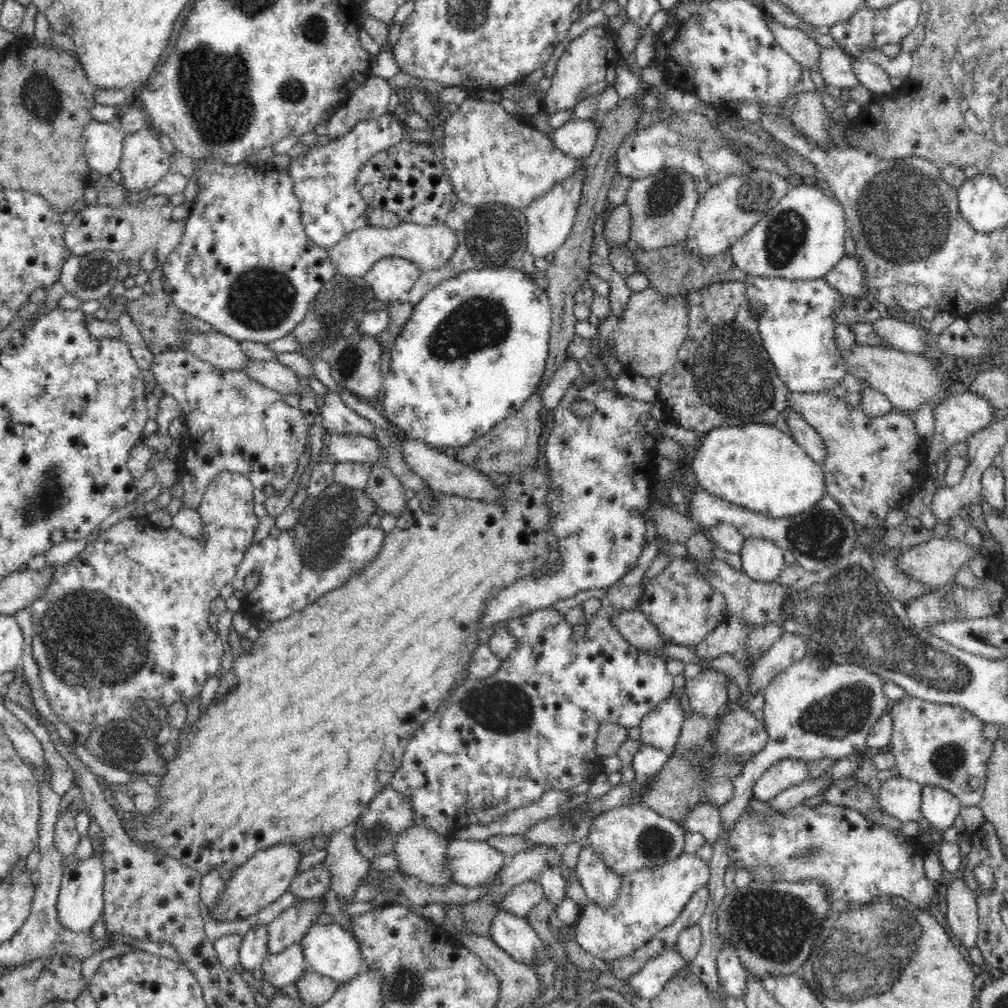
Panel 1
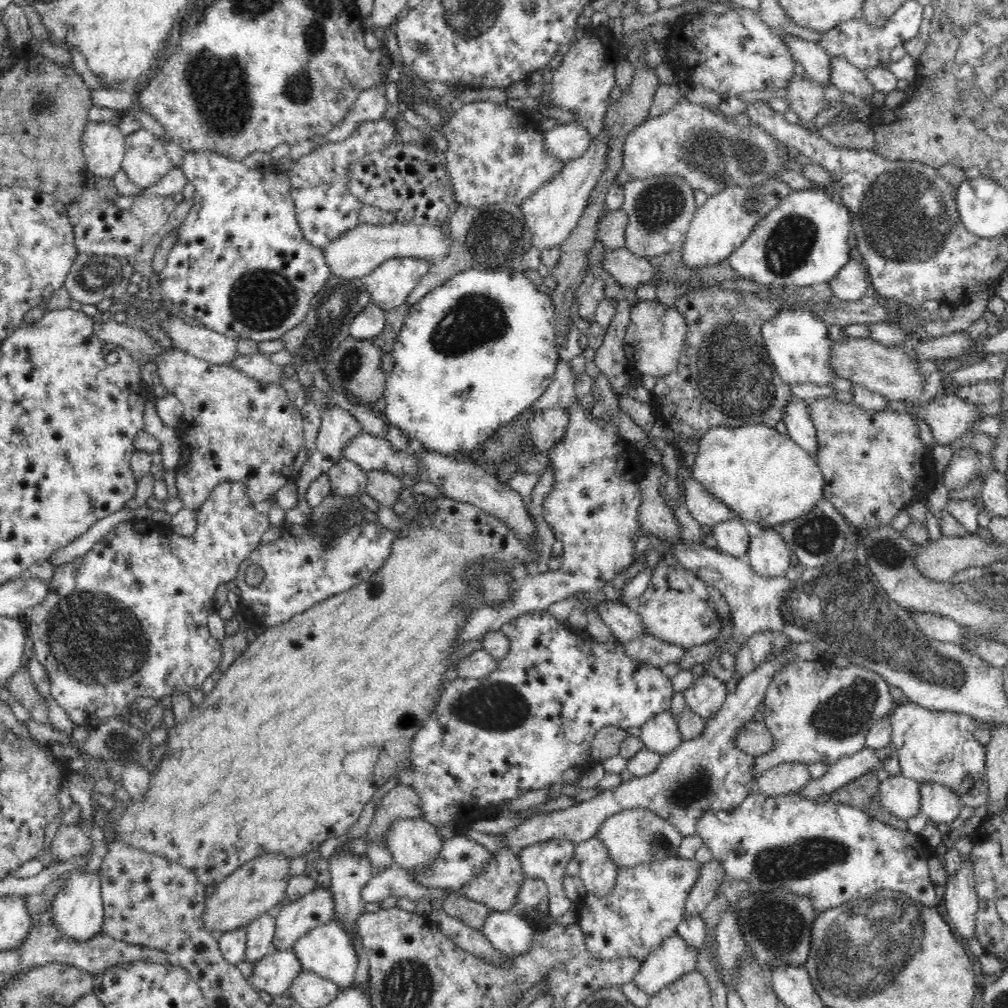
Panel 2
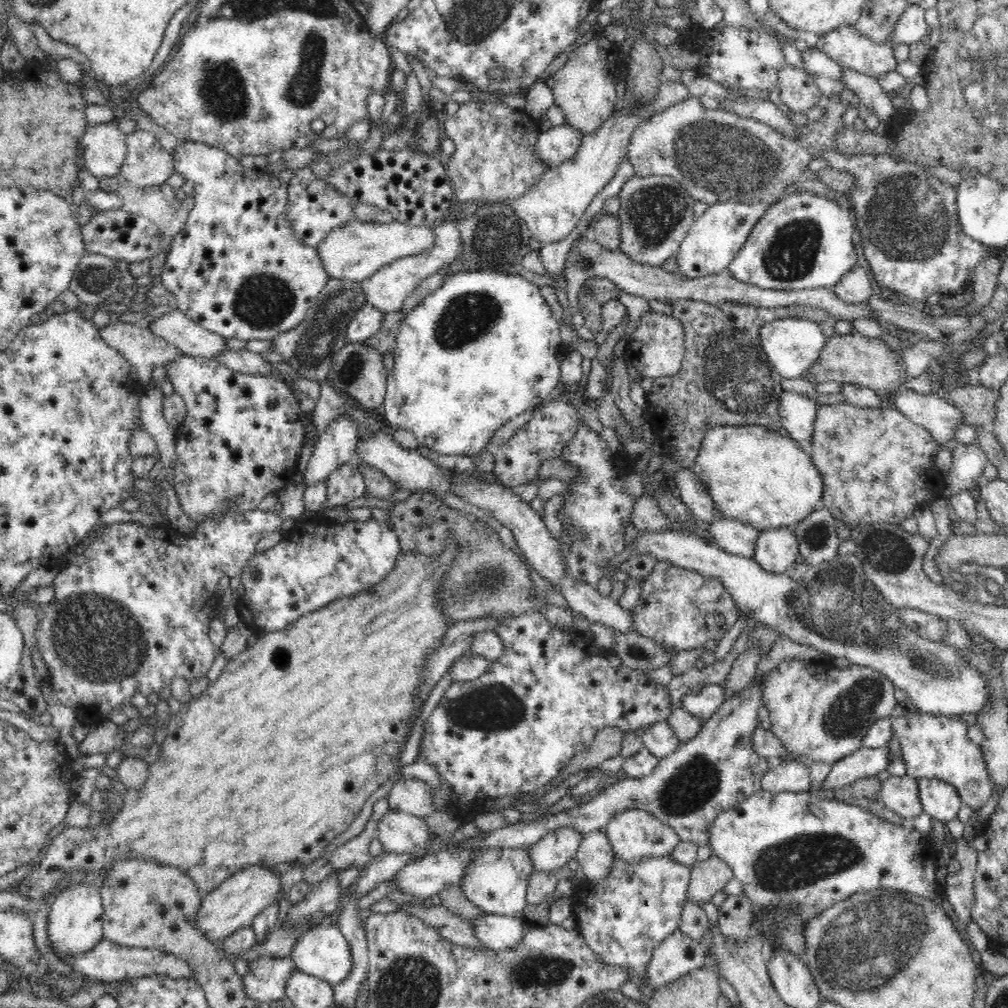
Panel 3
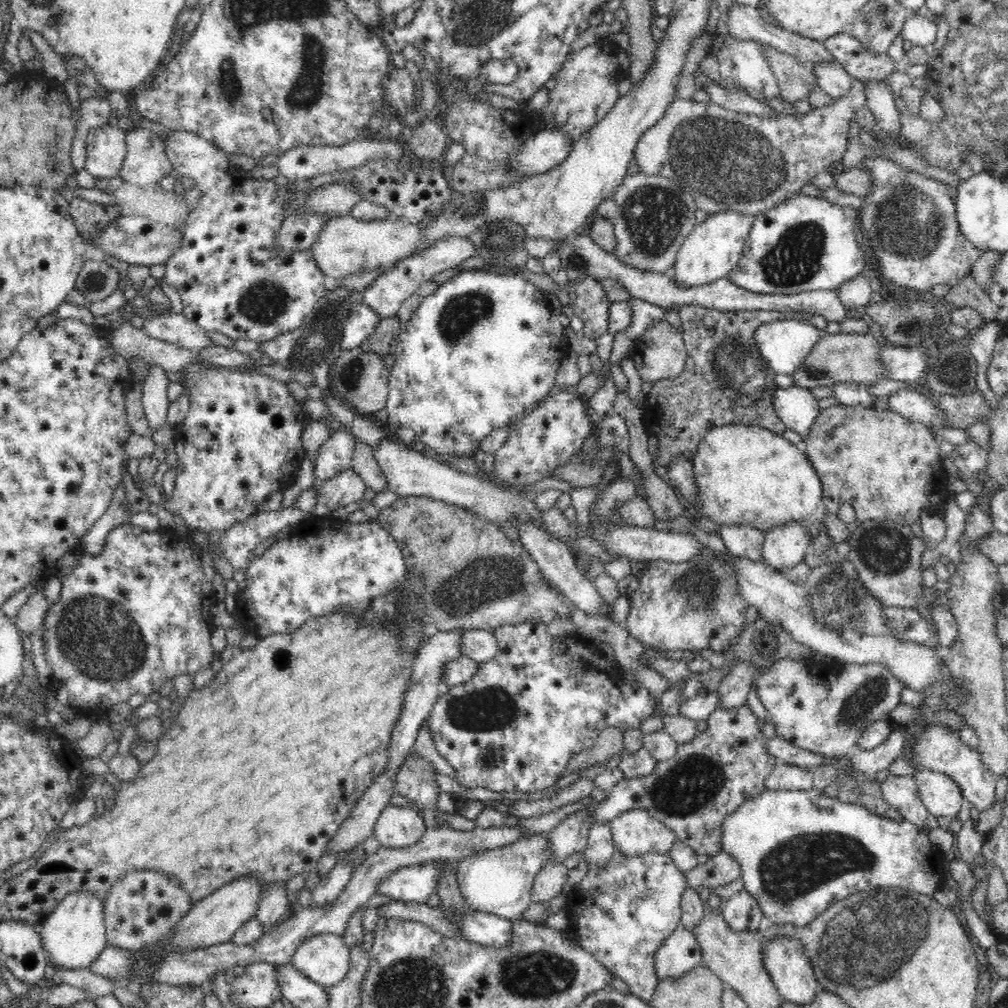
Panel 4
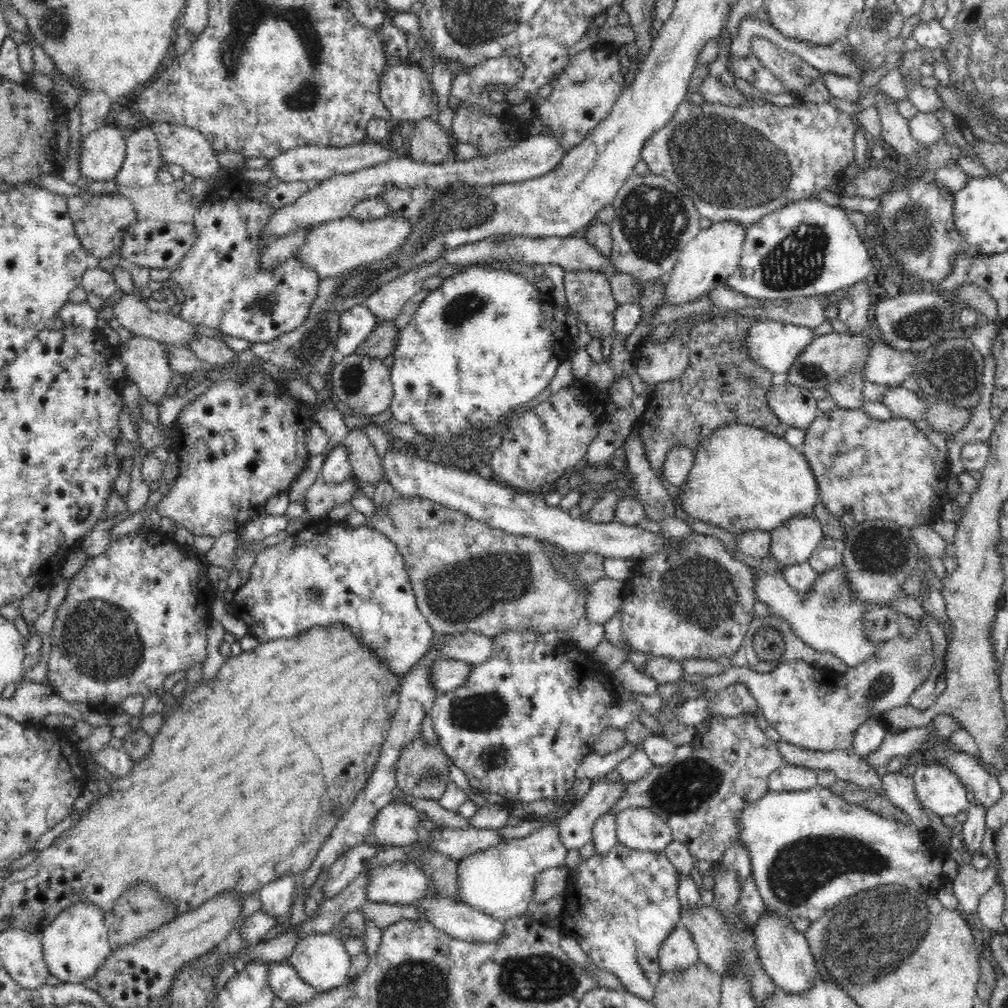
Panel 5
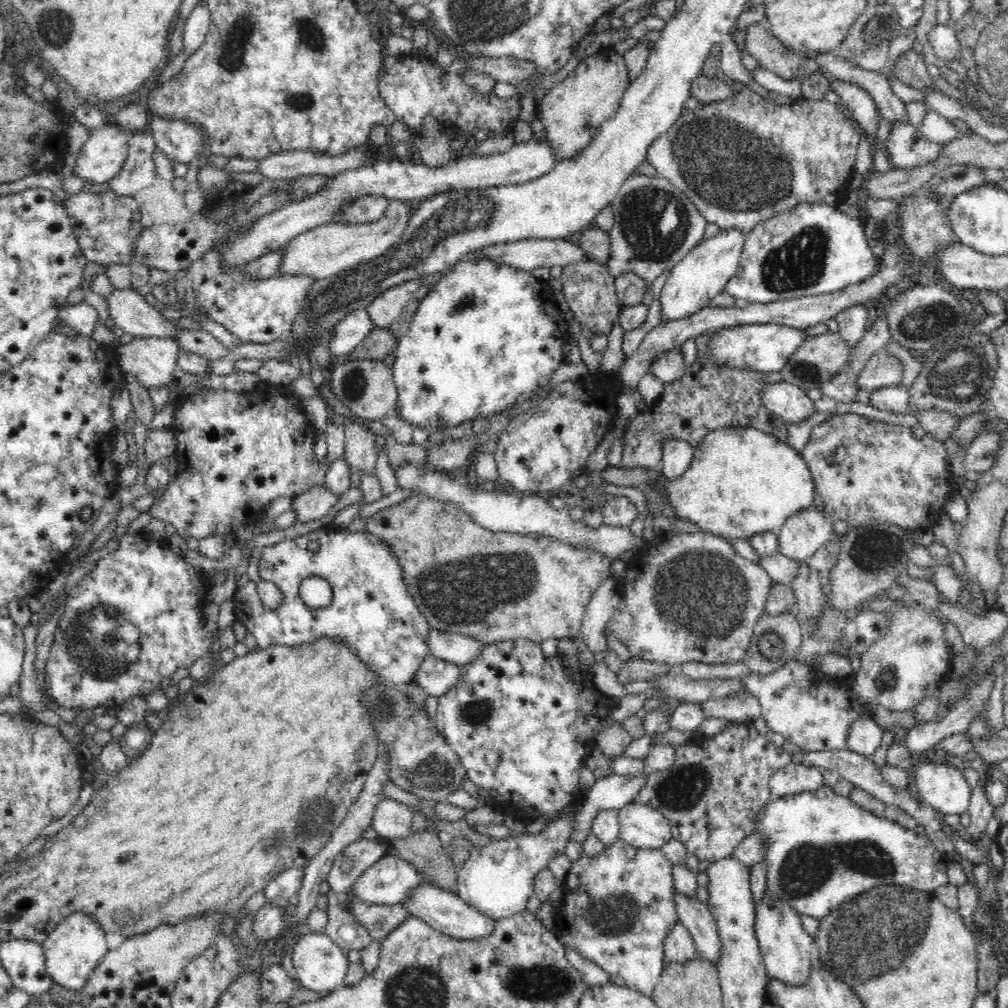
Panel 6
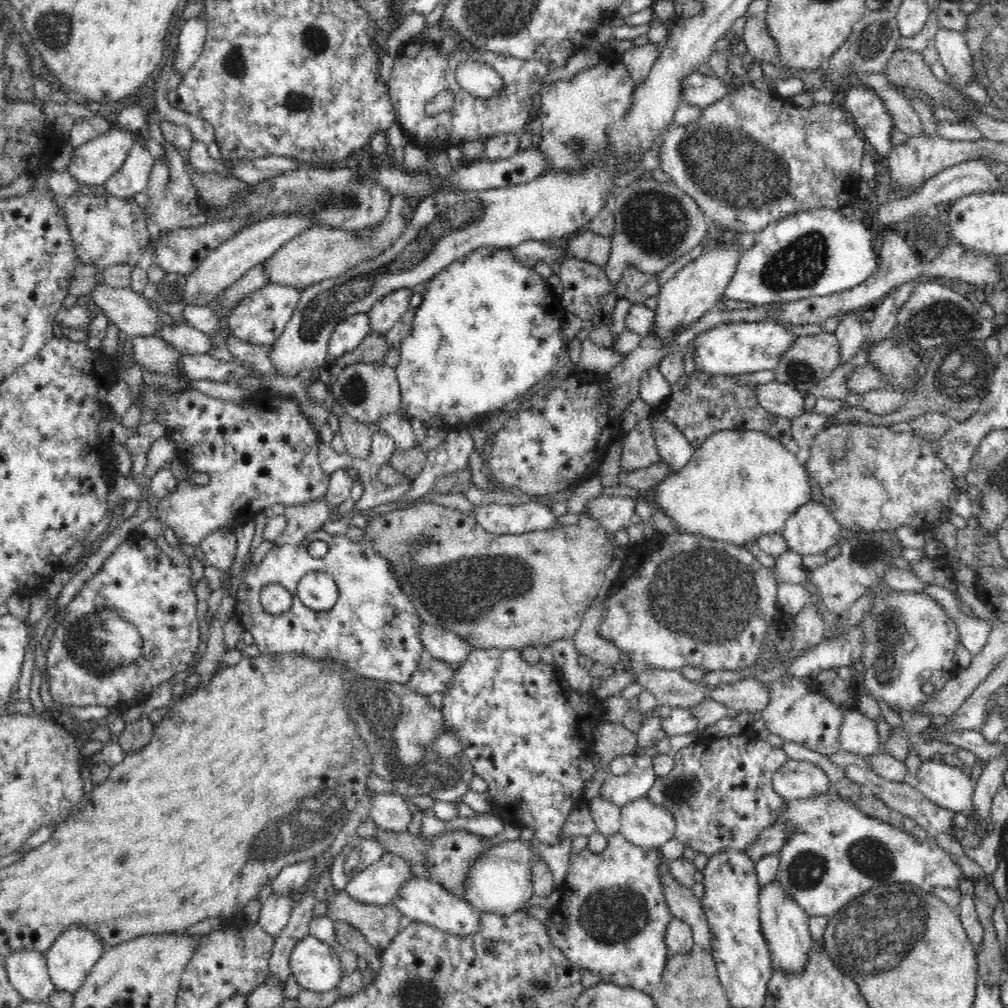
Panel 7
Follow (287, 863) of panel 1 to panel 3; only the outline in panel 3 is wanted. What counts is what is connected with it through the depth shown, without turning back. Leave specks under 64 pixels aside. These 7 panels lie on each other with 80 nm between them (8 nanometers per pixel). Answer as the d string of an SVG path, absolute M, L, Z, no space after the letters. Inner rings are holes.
M260 863L245 866L239 871L202 898L200 910L196 914L196 927L206 939L223 941L236 930L251 926L264 908L280 900L281 874L275 874L270 867Z

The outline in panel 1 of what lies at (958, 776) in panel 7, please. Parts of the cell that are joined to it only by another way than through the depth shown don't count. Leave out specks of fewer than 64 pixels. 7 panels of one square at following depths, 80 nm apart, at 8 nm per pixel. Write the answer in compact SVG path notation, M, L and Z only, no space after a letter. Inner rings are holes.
M931 784L922 788L921 815L934 830L950 828L960 809L960 799L951 792Z

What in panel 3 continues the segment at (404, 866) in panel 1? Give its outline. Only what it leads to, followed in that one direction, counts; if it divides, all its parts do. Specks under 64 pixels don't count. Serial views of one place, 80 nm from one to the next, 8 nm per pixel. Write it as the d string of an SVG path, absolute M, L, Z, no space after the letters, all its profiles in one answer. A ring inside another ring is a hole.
M388 810L378 822L378 839L387 852L422 859L428 852L430 828L424 817Z

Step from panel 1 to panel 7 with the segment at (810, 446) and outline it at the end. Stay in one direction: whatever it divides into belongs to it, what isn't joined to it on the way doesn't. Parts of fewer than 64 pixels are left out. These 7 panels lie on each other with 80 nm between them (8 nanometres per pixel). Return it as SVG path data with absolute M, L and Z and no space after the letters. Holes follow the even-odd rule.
M774 380L756 385L754 393L764 410L773 415L783 416L791 421L807 412L804 393L792 385Z

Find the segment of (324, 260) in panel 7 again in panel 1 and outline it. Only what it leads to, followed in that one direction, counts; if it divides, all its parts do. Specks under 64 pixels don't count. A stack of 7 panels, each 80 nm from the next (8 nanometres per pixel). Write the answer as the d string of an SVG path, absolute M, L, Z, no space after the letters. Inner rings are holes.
M403 222L396 228L375 227L370 224L358 228L350 232L346 238L340 239L340 242L328 252L338 275L364 277L378 260L392 256L408 260L422 273L429 273L447 266L456 253L456 246L456 233L445 222L430 226Z

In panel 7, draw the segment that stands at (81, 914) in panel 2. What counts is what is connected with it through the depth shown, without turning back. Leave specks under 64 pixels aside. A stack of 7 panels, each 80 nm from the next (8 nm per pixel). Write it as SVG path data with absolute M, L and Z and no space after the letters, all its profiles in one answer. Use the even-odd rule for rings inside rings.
M70 925L62 934L59 934L44 954L55 988L68 993L76 993L84 984L91 968L94 968L98 959L103 955L102 946L98 934L84 925Z

